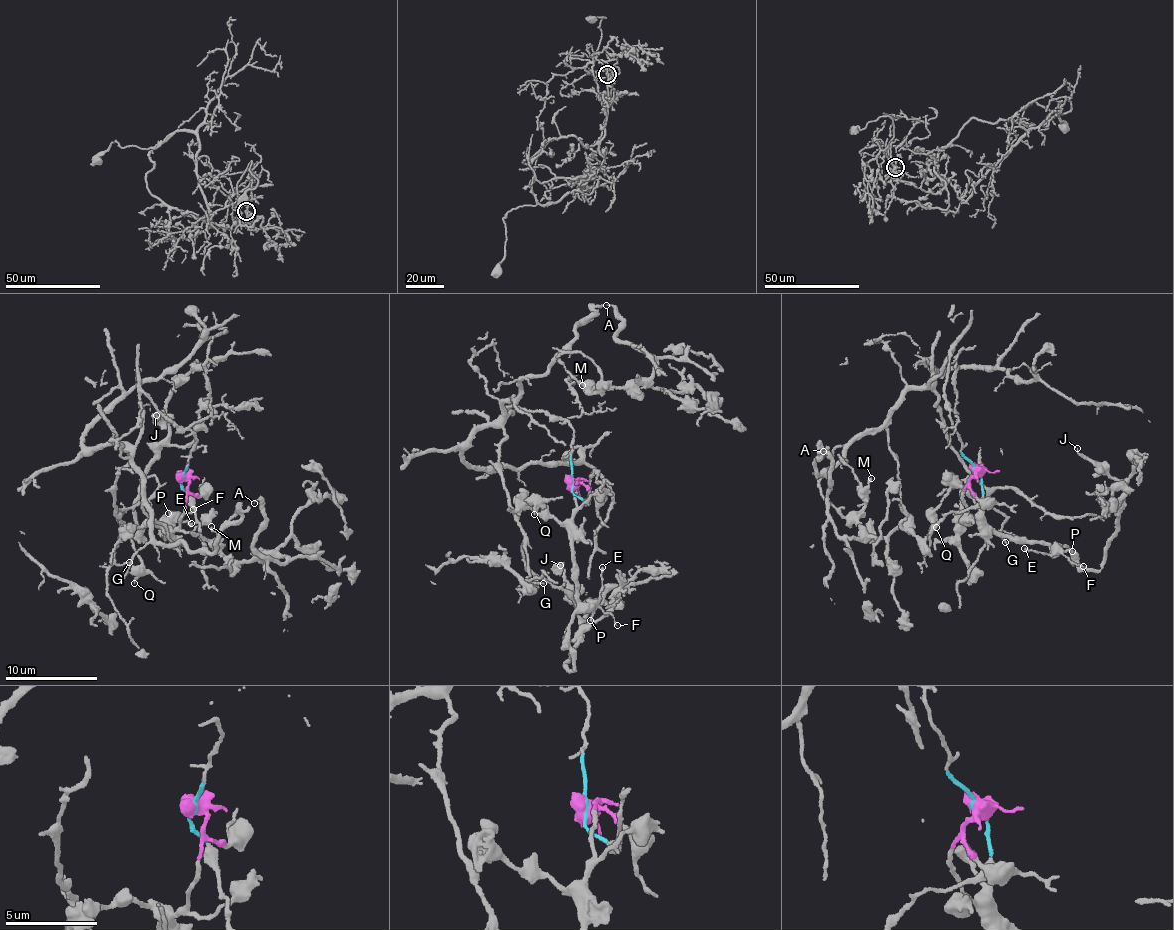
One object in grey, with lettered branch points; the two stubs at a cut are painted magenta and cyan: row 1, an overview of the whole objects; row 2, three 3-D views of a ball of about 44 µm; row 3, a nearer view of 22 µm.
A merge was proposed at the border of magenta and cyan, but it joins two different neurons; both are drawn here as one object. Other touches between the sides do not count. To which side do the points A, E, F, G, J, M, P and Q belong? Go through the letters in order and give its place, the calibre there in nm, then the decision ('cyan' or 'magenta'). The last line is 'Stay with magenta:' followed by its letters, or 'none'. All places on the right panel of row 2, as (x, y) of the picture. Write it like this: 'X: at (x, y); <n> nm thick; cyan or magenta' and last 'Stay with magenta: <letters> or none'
A: at (823, 451); 110 nm thick; cyan
E: at (1024, 548); 170 nm thick; magenta
F: at (1083, 566); 90 nm thick; magenta
G: at (1005, 542); 130 nm thick; cyan
J: at (1077, 448); 140 nm thick; magenta
M: at (871, 478); 180 nm thick; cyan
P: at (1072, 551); 160 nm thick; magenta
Q: at (936, 527); 150 nm thick; magenta
Stay with magenta: E, F, J, P, Q

